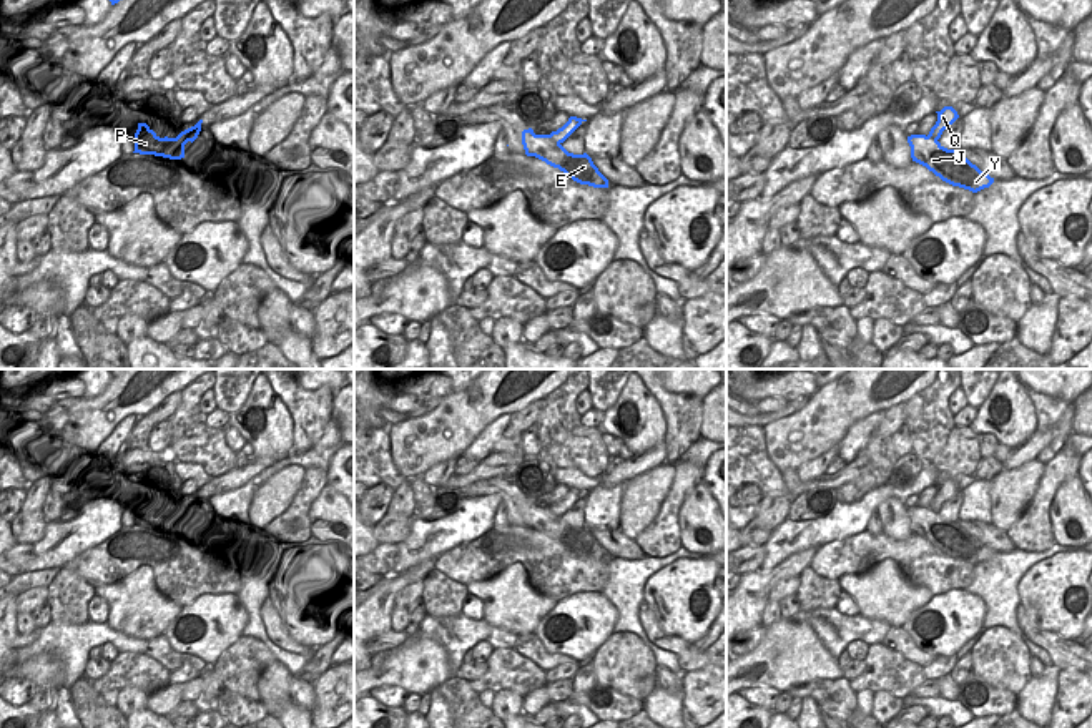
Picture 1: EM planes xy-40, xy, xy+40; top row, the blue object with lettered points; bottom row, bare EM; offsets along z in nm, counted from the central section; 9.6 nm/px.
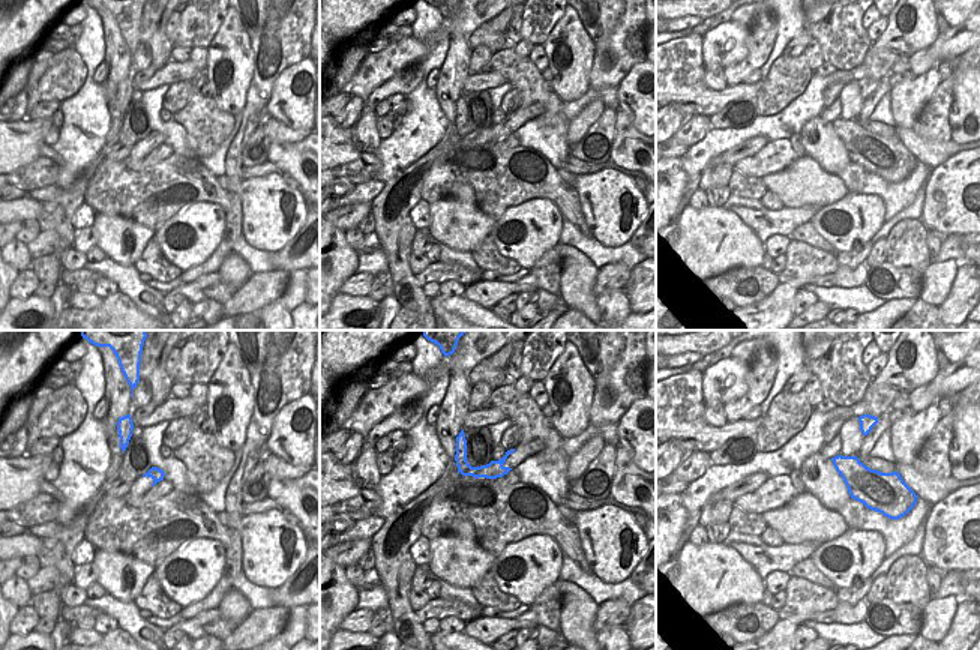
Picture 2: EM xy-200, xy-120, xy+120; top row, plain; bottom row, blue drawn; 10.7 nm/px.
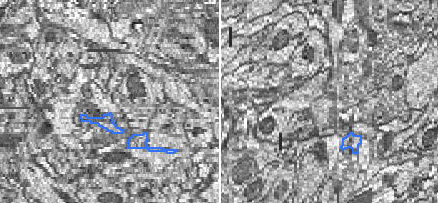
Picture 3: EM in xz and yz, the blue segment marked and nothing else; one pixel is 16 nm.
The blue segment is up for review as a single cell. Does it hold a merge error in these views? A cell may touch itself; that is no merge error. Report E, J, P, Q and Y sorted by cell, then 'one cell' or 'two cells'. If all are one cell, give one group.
E J P Y / Q | two cells

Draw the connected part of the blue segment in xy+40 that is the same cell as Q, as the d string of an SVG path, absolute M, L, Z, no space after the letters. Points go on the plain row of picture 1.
M944 479L941 484L936 485L937 485L937 494L931 500L929 509L939 512L942 504L947 502L959 490L959 487L952 479Z

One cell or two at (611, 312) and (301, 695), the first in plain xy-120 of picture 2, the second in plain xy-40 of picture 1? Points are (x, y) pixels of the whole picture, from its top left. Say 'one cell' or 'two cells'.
one cell

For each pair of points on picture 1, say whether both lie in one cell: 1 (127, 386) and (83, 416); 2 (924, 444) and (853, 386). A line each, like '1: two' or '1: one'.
1: one
2: two

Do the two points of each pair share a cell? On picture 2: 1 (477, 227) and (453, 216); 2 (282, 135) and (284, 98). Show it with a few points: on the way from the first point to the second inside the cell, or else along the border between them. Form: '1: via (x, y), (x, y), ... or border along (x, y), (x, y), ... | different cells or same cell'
1: via (471, 225), (459, 222) | same cell
2: border along (269, 116), (293, 129), (303, 129) | different cells

